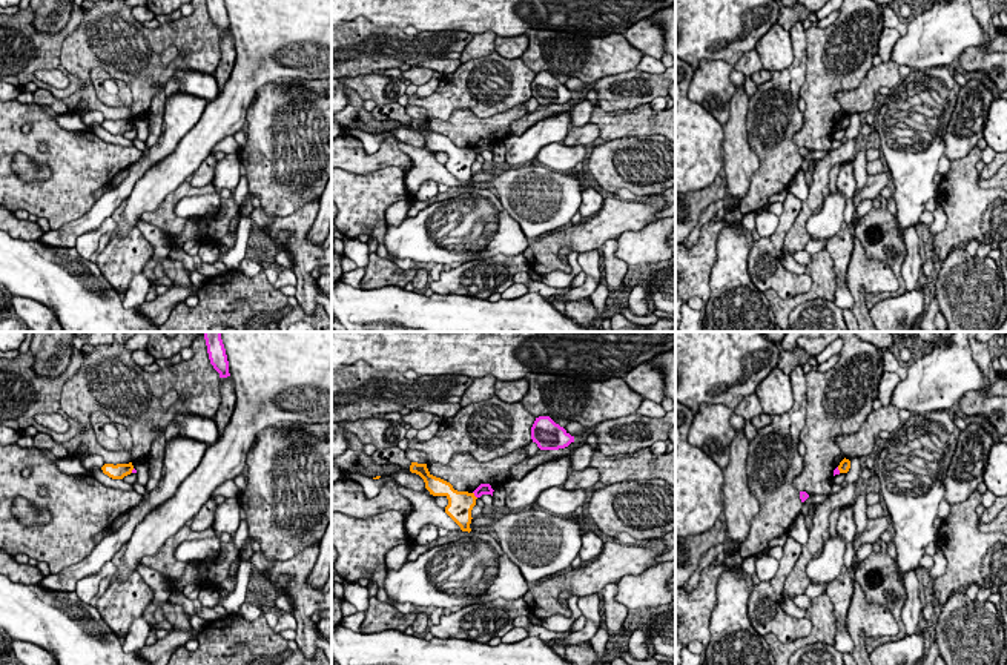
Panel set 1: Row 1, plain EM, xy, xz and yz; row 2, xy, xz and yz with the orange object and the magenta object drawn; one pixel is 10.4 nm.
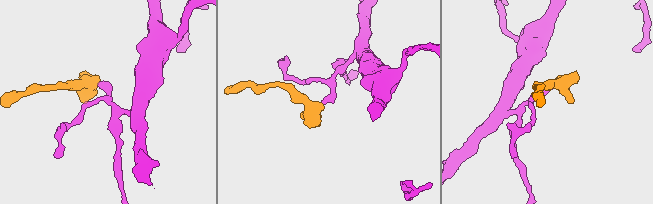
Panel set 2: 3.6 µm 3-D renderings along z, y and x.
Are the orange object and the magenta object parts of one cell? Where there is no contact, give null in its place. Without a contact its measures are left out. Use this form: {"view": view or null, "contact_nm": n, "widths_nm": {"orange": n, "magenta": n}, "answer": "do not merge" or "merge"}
{"view": "xz", "contact_nm": 90, "widths_nm": {"orange": 260, "magenta": 130}, "answer": "do not merge"}

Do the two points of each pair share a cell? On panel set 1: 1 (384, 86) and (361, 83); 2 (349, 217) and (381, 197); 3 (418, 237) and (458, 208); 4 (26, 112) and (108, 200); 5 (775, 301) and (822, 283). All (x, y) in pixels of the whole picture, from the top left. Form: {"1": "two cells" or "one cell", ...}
{"1": "one cell", "2": "one cell", "3": "one cell", "4": "two cells", "5": "one cell"}

